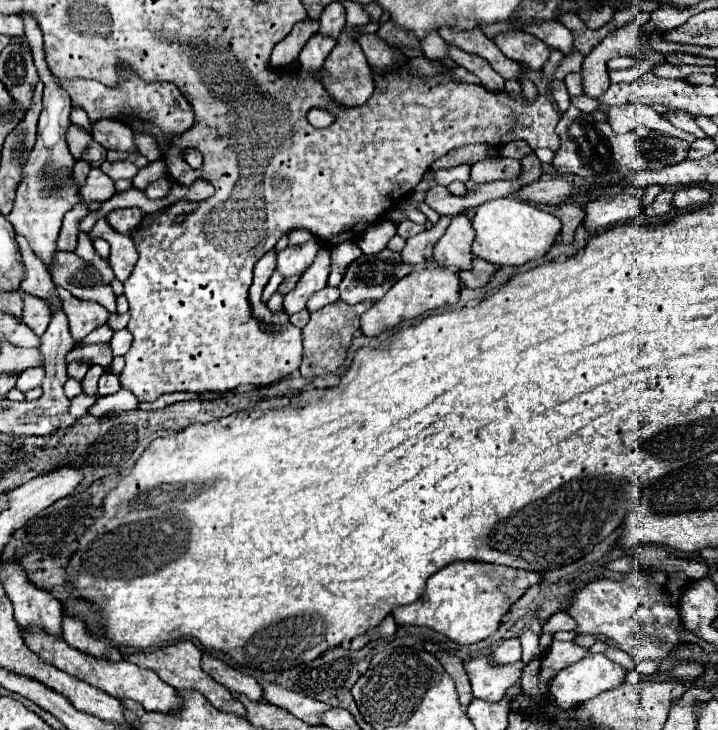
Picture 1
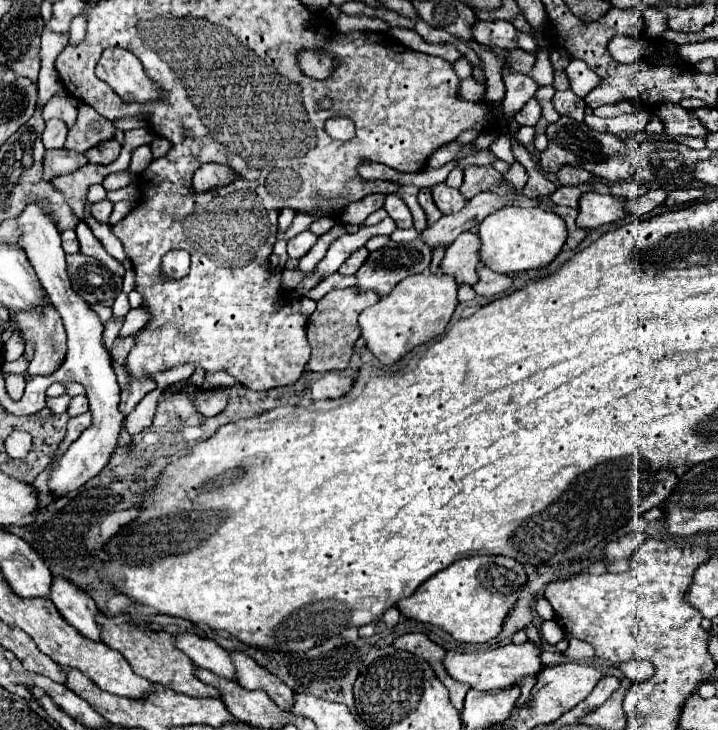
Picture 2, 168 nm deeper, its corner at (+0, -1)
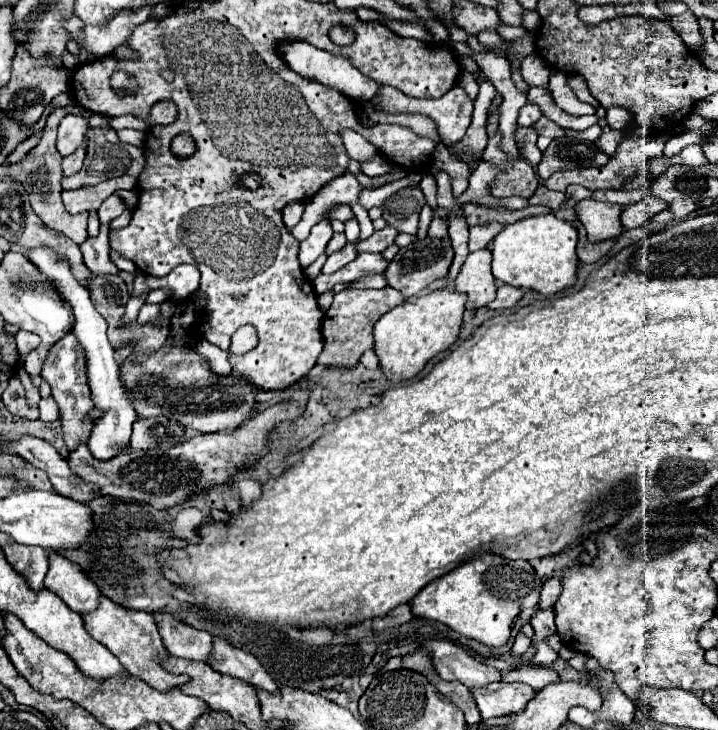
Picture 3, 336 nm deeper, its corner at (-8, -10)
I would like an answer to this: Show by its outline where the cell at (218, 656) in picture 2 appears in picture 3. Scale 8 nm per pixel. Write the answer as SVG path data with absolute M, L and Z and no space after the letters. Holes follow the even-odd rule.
M154 614L154 618L158 624L158 632L172 656L200 662L210 660L212 636L208 632L194 630L192 626L186 626L178 618L168 614Z

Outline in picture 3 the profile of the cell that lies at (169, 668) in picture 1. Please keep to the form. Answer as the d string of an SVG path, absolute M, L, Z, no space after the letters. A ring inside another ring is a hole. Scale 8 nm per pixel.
M102 596L100 606L94 612L84 616L84 626L86 626L88 634L94 640L102 642L132 676L144 680L148 686L168 692L168 690L174 690L174 688L190 682L188 676L176 676L162 666L162 660L168 658L170 654L162 644L156 620L150 612L132 612L132 610L126 610L126 608L114 604L106 596Z

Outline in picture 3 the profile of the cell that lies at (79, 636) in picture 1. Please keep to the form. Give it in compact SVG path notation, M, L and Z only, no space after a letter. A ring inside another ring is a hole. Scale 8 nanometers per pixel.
M50 552L48 560L50 560L50 570L44 578L46 588L56 596L60 596L70 610L82 616L94 612L100 604L100 592L96 584L88 580L76 564L72 564L62 556Z

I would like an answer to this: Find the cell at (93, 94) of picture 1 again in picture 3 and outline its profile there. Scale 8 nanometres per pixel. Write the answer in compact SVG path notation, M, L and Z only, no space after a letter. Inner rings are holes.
M114 72L110 84L112 84L112 88L116 92L130 92L130 94L134 94L138 90L136 78L130 76L130 74L124 74L124 72Z

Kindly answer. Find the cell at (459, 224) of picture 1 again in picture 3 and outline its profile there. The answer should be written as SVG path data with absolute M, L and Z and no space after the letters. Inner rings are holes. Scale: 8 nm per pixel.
M488 248L470 252L454 280L454 288L458 292L468 294L468 302L466 302L468 310L486 306L496 296L496 284L490 272L490 262L492 262L492 252Z

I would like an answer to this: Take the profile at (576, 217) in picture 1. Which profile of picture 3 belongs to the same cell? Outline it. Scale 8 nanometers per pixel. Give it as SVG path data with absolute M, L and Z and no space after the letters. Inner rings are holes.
M576 222L576 230L580 234L580 240L578 240L578 248L576 248L576 254L582 262L596 262L600 260L614 244L614 240L602 240L602 242L588 242L586 238L586 230L580 222Z

